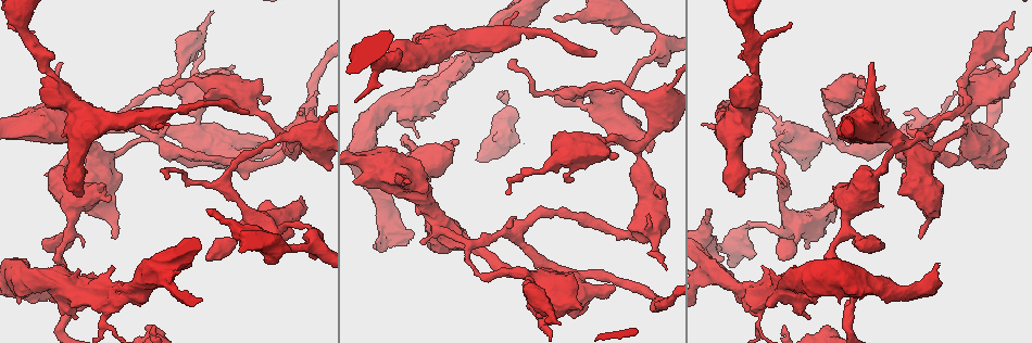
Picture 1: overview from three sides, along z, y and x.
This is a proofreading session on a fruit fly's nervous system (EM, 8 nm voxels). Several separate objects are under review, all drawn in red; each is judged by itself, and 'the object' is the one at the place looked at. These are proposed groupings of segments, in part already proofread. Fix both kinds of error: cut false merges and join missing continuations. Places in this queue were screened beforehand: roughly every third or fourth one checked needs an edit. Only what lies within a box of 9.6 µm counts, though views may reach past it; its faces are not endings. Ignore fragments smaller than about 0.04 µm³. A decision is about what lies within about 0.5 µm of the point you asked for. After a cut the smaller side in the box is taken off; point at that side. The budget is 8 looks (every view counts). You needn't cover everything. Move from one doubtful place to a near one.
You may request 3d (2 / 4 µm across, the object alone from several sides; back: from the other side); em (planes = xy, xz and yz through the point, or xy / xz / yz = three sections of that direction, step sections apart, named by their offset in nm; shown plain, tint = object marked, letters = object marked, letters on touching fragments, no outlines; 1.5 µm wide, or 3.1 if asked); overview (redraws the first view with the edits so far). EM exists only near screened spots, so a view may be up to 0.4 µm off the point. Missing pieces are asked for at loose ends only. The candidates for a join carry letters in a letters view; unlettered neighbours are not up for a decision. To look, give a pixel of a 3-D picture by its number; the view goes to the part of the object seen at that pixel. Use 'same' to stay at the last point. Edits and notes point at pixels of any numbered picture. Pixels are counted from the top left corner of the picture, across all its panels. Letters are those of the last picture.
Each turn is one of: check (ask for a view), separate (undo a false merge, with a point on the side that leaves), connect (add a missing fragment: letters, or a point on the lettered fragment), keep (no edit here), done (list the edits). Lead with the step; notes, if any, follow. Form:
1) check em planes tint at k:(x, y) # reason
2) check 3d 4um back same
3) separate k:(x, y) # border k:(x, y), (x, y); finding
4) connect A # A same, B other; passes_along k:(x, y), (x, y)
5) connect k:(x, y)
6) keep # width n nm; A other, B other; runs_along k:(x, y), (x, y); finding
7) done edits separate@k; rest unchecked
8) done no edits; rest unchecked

check 3d 4um at 1:(762, 297) # three-way junction

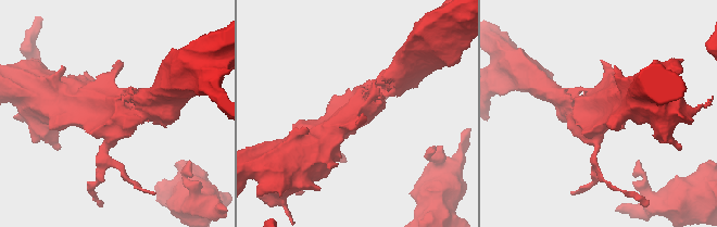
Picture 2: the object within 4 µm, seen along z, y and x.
check em xz step 4 tint at 2:(351, 117) # shape alone is not enough

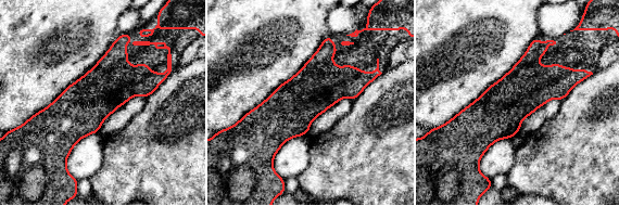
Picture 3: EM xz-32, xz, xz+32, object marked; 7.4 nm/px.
check em yz step 4 letters same

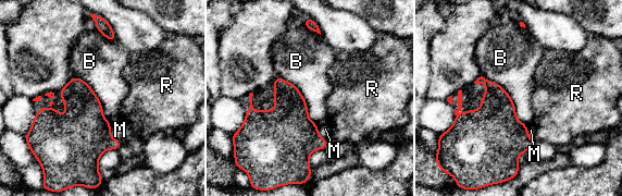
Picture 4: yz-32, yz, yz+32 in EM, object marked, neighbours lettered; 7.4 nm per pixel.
keep # B other, M other, R other; border 4:(482, 75), (505, 89), (526, 125); one neuron here

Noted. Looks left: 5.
check 3d 2um back at 1:(406, 140) # sharp bend

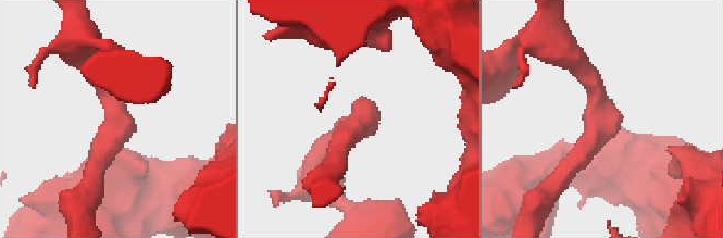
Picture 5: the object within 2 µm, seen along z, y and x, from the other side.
check em planes letters at 5:(120, 135) # arm_widths 220, 240 nm

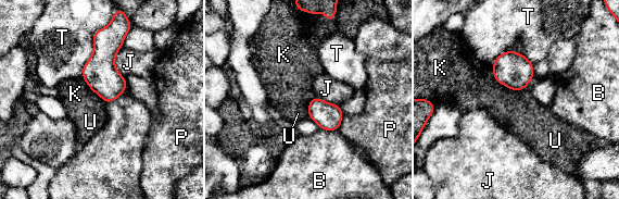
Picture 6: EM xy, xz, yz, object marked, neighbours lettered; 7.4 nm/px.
keep # B other, J other, K other, P other, T other, U other; border 6:(491, 65), (516, 90), (533, 76); one neuron here

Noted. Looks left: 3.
check em planes plain at 1:(260, 79) # thick end

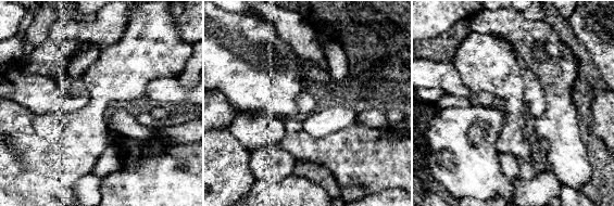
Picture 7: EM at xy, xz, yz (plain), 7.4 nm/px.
check em planes tint same

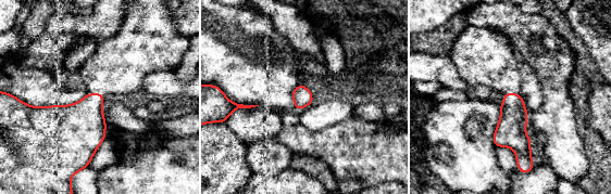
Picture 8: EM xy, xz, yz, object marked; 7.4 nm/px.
check em planes letters same

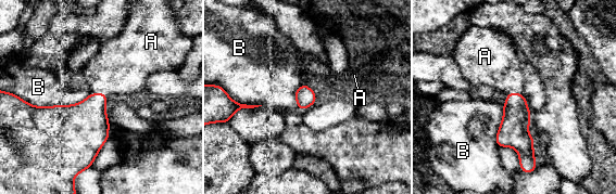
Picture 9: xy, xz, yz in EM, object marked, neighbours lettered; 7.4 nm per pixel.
connect A # A same, B other; the neuron continues

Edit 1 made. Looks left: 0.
done edits connect@9; rest unchecked

